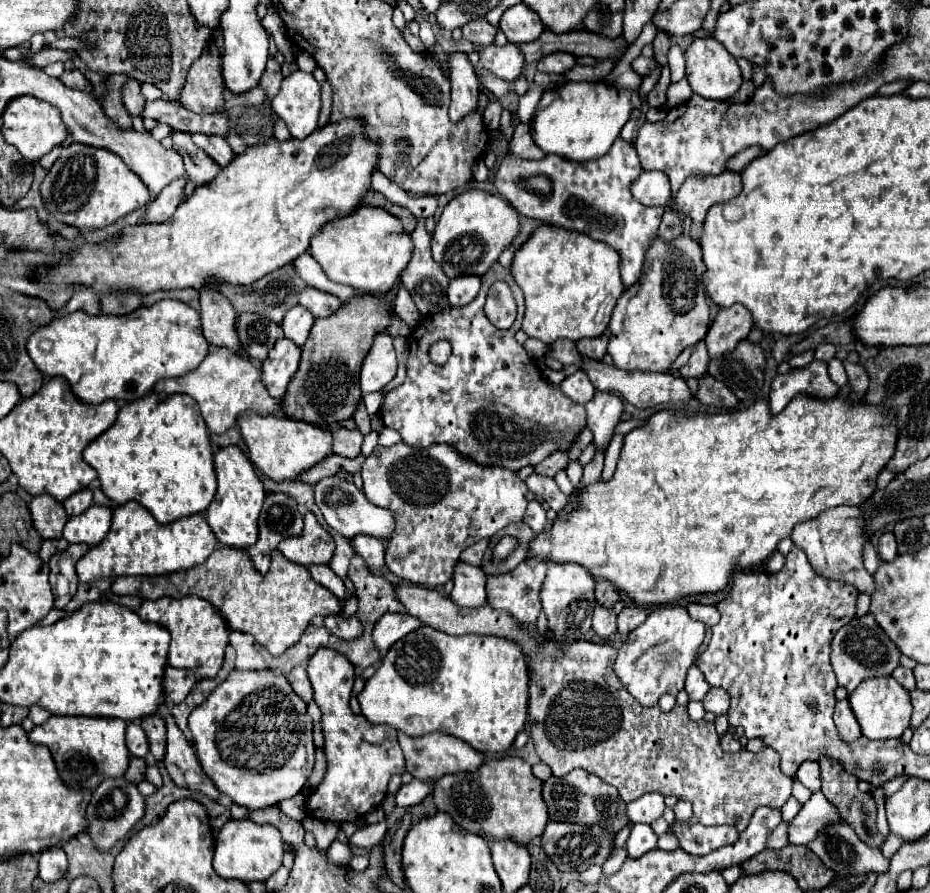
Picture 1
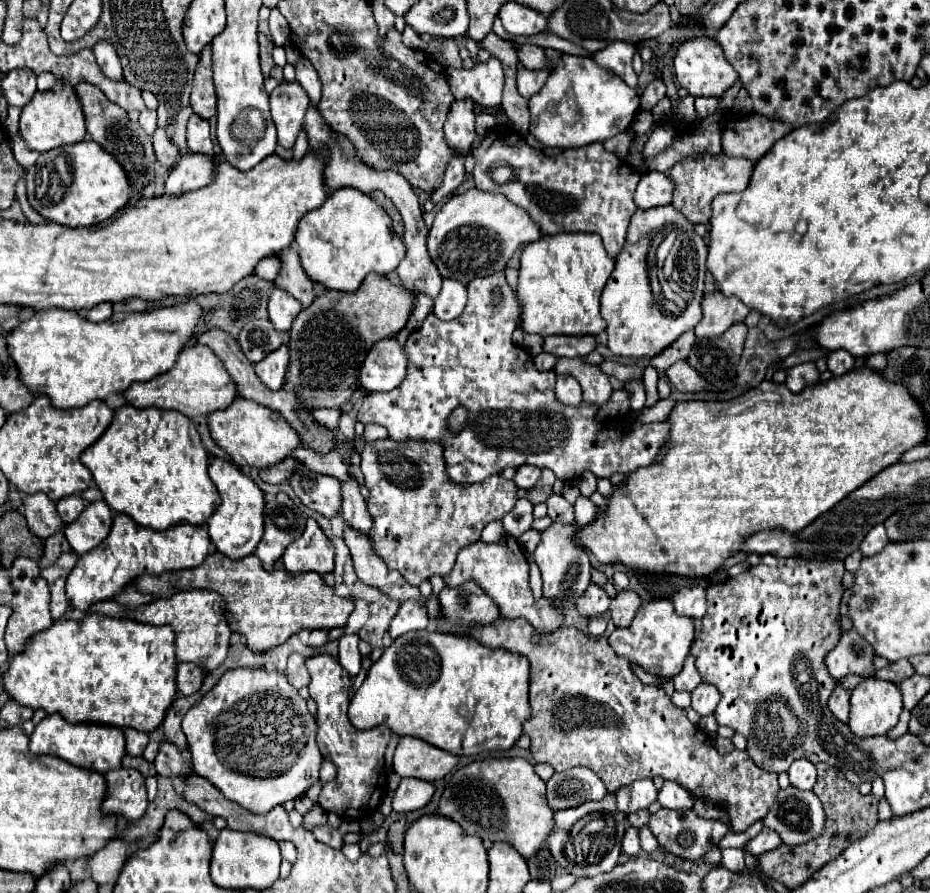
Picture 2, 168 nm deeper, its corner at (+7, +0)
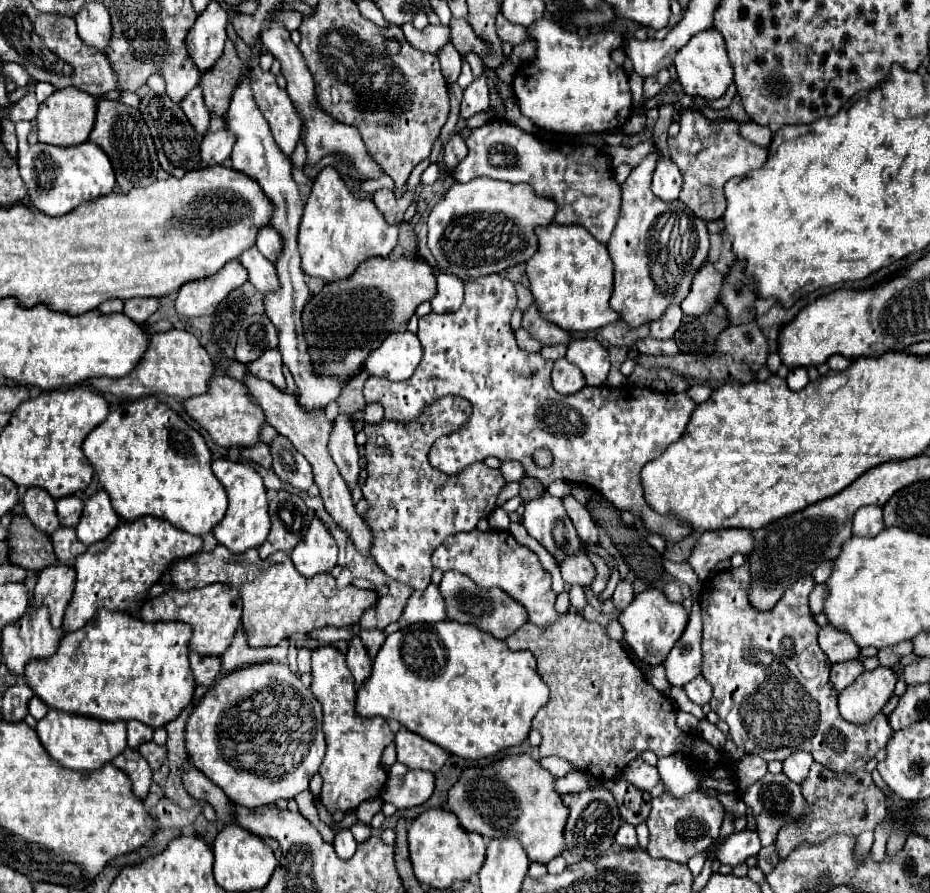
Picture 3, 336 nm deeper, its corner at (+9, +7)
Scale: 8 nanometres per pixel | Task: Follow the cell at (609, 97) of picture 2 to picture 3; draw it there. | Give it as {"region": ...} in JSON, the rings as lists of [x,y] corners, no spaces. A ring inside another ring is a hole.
{"region":[[[542,18],[534,26],[530,26],[528,36],[538,42],[538,54],[530,64],[522,66],[514,78],[514,96],[524,116],[528,116],[538,128],[560,134],[592,134],[618,130],[628,122],[628,118],[632,116],[632,94],[628,76],[610,58],[610,52],[622,46],[622,38],[618,34],[606,32],[580,38],[578,34],[562,30],[554,20]]]}

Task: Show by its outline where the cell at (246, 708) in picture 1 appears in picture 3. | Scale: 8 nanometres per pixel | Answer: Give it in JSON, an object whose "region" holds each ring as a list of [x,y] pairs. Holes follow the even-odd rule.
{"region":[[[256,664],[238,668],[210,686],[192,710],[186,722],[186,750],[190,762],[216,786],[220,786],[234,804],[260,808],[280,798],[290,800],[308,790],[310,778],[322,764],[326,750],[322,734],[322,708],[288,664]]]}

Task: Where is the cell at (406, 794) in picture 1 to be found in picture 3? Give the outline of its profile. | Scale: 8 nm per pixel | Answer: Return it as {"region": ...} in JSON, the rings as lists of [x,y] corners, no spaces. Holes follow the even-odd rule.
{"region":[[[408,770],[404,778],[390,778],[382,790],[382,800],[396,808],[412,808],[426,802],[434,792],[434,774]]]}

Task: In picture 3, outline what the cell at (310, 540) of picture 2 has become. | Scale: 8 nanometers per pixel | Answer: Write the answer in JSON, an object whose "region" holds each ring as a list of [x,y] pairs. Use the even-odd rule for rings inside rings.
{"region":[[[318,518],[310,522],[304,540],[290,552],[296,570],[304,576],[330,572],[336,566],[336,556],[338,556],[336,540]]]}

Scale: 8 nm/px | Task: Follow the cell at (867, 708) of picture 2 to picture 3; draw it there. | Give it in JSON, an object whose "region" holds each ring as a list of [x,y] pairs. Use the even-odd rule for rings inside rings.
{"region":[[[876,668],[862,672],[842,694],[838,694],[838,706],[844,720],[852,724],[868,724],[888,704],[894,694],[898,674],[890,668]]]}

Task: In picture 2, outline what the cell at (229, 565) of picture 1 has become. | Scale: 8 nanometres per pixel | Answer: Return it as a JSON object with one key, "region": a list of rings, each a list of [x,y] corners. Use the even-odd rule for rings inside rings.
{"region":[[[212,553],[196,569],[168,571],[162,575],[142,575],[136,579],[136,587],[154,599],[162,599],[188,589],[212,589],[220,593],[230,611],[230,627],[246,639],[250,651],[268,651],[282,645],[290,635],[302,629],[344,627],[348,615],[354,611],[350,597],[338,597],[332,587],[324,583],[318,573],[288,573],[288,569],[264,571],[256,555],[244,559],[228,559],[222,553]]]}

